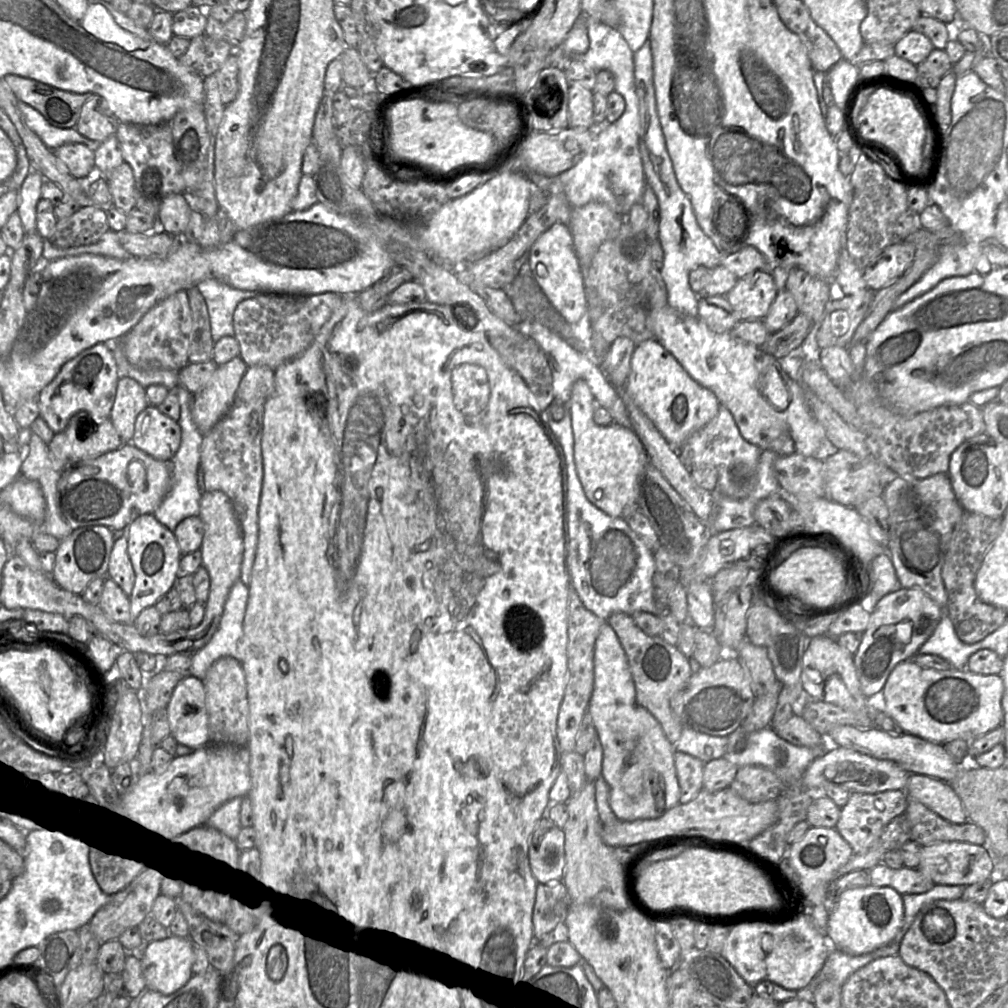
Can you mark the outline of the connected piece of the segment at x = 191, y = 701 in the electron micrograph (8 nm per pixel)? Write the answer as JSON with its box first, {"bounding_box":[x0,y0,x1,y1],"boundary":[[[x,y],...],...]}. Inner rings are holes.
{"bounding_box":[166,674,209,750],"boundary":[[[188,674],[176,685],[166,706],[171,736],[192,750],[209,744],[205,695],[202,681]]]}

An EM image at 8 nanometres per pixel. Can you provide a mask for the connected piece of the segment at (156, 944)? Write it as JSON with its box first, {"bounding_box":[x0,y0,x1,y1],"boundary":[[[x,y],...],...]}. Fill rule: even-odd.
{"bounding_box":[139,937,193,995],"boundary":[[[167,937],[144,944],[139,959],[146,989],[170,995],[193,976],[193,944],[187,937]]]}

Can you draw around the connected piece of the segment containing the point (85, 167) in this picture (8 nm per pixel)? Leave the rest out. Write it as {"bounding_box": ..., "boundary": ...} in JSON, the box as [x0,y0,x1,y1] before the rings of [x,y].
{"bounding_box":[54,143,95,179],"boundary":[[[82,143],[64,144],[54,153],[76,179],[86,177],[95,167],[94,151]]]}

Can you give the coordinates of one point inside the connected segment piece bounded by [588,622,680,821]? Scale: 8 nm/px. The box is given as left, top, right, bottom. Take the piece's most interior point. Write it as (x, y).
(638, 764)

